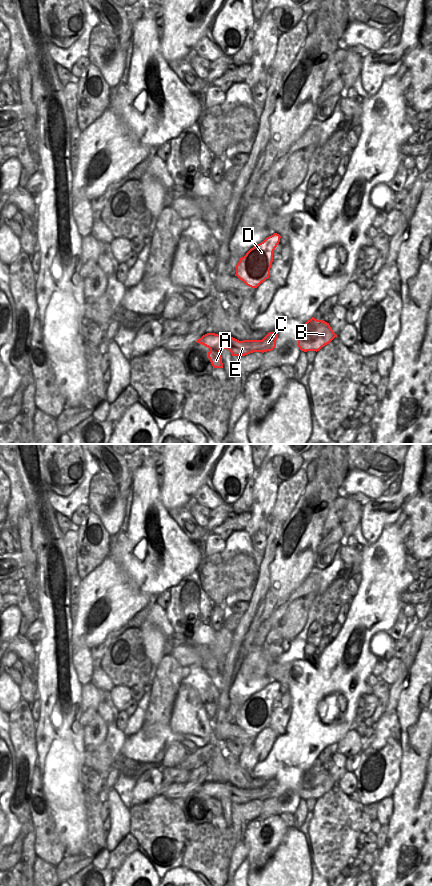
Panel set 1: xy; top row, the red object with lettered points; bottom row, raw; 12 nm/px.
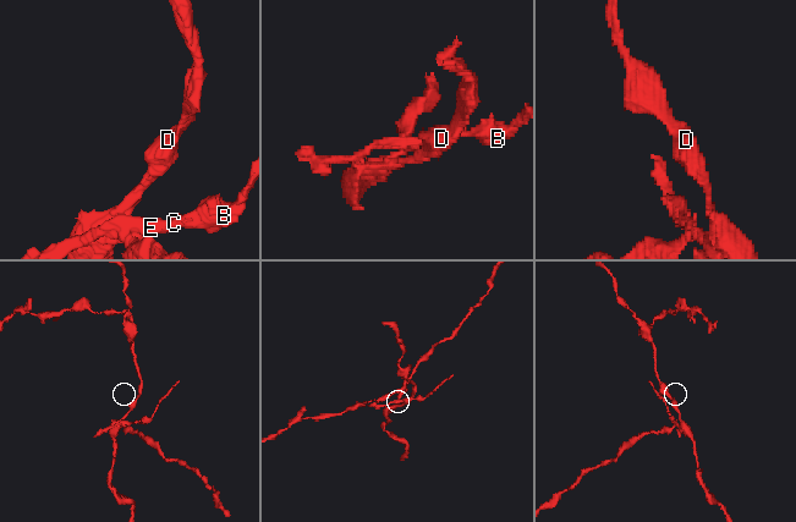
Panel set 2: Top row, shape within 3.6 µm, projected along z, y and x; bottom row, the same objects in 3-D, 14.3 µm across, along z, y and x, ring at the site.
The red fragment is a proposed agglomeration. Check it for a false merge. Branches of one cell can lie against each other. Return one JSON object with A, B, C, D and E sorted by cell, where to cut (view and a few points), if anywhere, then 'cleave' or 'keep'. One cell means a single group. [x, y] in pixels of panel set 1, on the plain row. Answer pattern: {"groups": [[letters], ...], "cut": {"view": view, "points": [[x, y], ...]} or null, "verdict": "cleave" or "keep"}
{"groups": [["A"], ["B", "C", "D", "E"]], "cut": {"view": "xy", "points": [[210, 797], [219, 800]]}, "verdict": "cleave"}

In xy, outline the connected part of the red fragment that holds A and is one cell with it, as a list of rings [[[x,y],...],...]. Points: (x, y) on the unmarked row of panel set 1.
[[[211,797],[208,800],[208,806],[213,816],[223,816],[222,805],[219,799]]]

